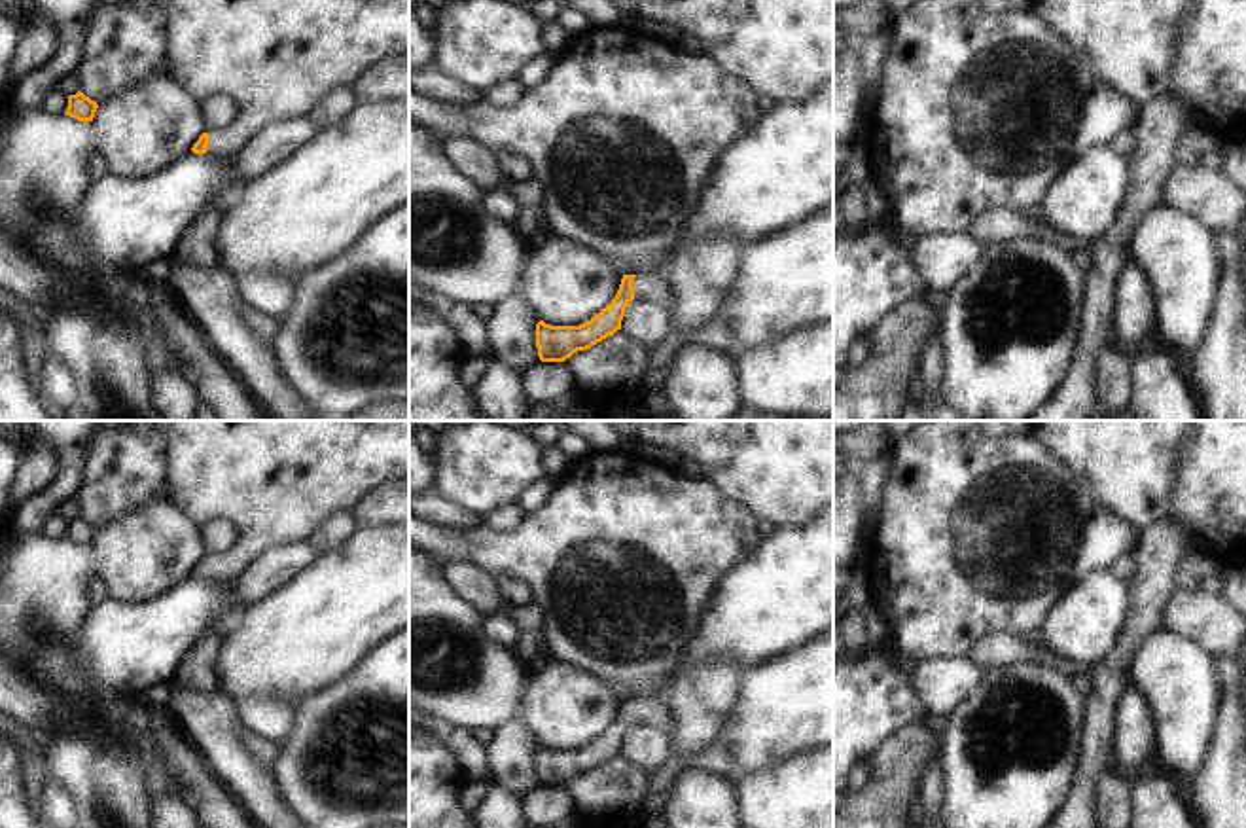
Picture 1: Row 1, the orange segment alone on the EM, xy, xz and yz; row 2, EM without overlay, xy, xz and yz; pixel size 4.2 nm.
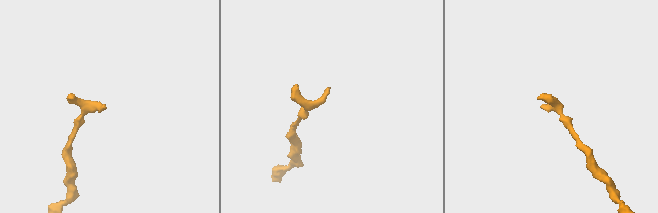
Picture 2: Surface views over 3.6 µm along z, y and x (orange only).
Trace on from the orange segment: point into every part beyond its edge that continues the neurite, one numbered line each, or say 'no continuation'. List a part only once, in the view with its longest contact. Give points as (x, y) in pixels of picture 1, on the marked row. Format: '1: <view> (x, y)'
1: xz (652, 287)

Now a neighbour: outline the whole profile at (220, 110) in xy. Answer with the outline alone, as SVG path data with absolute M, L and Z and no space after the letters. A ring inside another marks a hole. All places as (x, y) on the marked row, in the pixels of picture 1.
M216 95L205 102L205 117L208 133L216 133L231 125L239 116L239 104L229 95Z

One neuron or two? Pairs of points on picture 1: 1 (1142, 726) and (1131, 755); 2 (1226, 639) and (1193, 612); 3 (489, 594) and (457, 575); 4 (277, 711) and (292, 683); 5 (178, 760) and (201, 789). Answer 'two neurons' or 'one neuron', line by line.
1: one neuron
2: one neuron
3: one neuron
4: two neurons
5: one neuron

